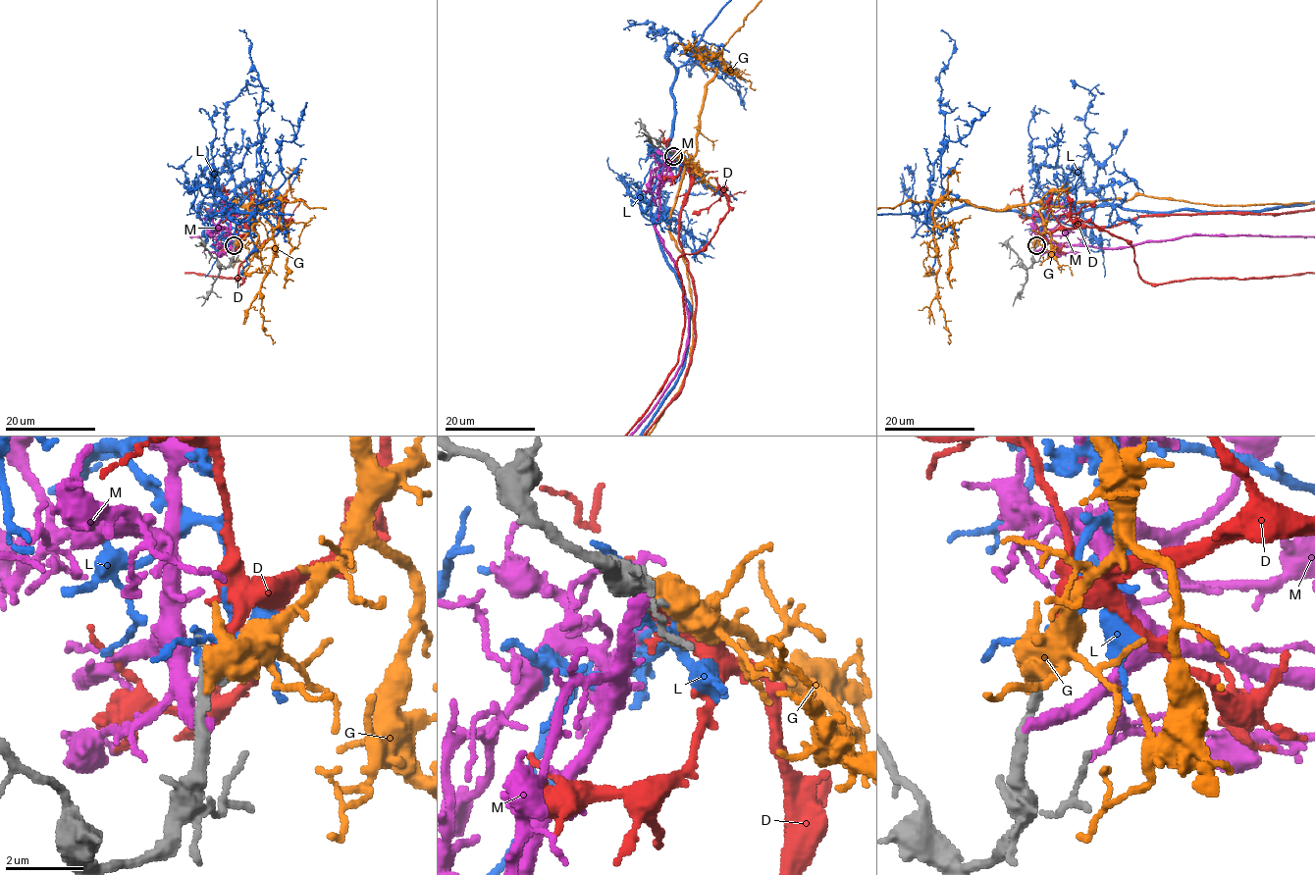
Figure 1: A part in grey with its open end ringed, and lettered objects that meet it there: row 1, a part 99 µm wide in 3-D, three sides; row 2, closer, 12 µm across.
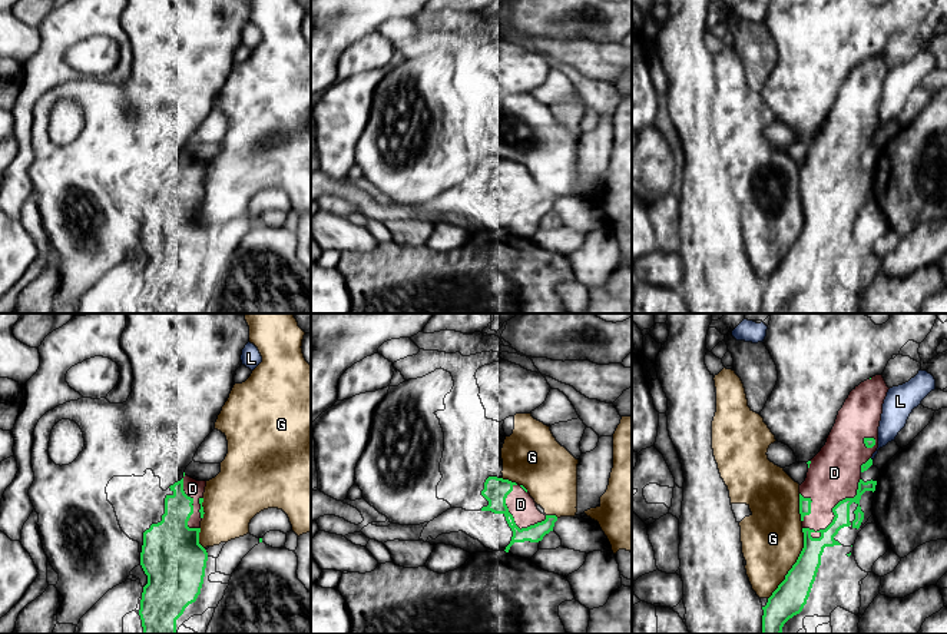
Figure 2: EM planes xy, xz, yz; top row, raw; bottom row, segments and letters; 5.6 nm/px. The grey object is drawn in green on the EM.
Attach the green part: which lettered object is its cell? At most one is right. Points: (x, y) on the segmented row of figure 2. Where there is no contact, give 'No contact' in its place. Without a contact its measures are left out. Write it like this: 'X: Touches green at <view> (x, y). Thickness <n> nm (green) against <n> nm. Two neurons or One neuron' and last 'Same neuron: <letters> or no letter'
D: Touches green at yz (834, 507). Thickness 100 nm (green) against 300 nm. One neuron
G: Touches green at yz (794, 564). Thickness 190 nm (green) against 340 nm. Two neurons
L: No contact. Two neurons
M: No contact. Two neurons
Same neuron: D

